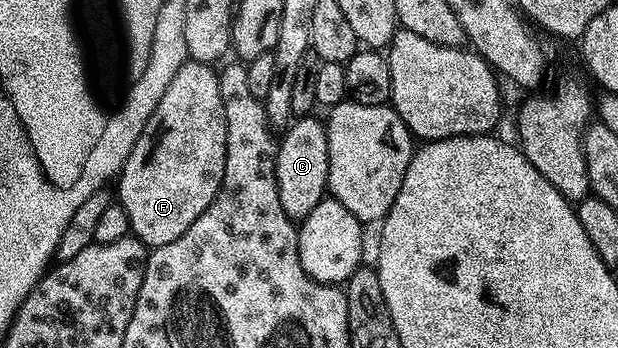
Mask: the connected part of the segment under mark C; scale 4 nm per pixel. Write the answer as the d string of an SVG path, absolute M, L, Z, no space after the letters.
M311 115L308 117L297 118L286 130L287 133L279 140L275 152L275 177L278 183L278 194L280 195L281 206L291 217L291 220L300 221L309 214L312 209L320 202L327 192L327 173L328 173L328 143L326 127L321 118Z

